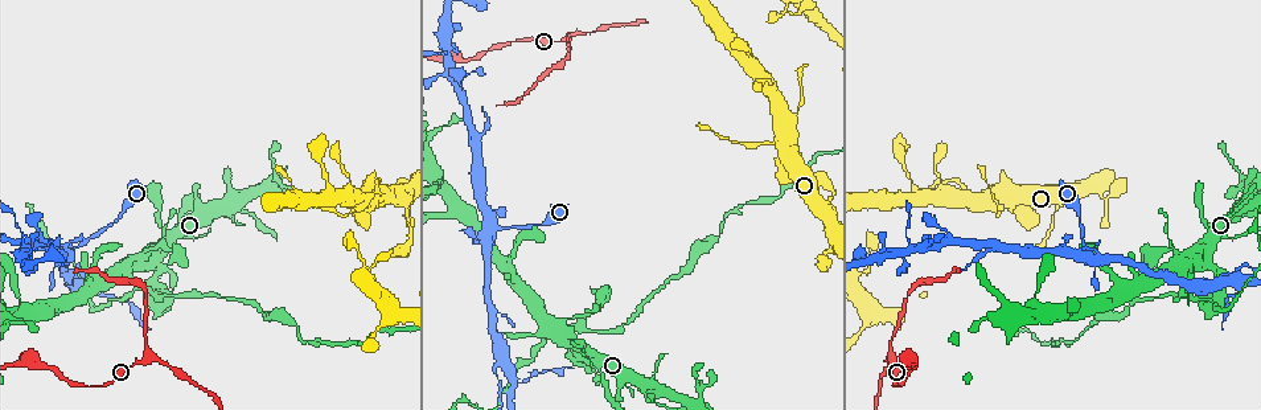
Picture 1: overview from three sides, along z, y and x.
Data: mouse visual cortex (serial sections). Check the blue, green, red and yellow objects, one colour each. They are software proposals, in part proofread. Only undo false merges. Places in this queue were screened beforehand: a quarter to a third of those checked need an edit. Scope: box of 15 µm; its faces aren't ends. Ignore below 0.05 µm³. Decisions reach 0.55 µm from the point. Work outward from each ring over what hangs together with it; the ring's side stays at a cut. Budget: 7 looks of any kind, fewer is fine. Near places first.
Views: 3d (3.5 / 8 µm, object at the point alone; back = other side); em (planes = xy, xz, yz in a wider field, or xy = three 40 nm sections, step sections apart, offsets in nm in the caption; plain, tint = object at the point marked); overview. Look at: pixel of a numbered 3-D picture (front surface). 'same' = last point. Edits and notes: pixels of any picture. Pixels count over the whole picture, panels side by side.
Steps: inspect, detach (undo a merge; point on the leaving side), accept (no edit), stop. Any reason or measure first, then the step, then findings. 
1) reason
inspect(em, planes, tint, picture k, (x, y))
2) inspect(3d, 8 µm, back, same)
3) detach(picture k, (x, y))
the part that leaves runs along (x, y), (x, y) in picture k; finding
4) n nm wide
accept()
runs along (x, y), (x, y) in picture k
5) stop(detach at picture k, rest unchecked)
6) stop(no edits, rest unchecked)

inspect(3d, 3.5 µm, picture 1, (779, 146))

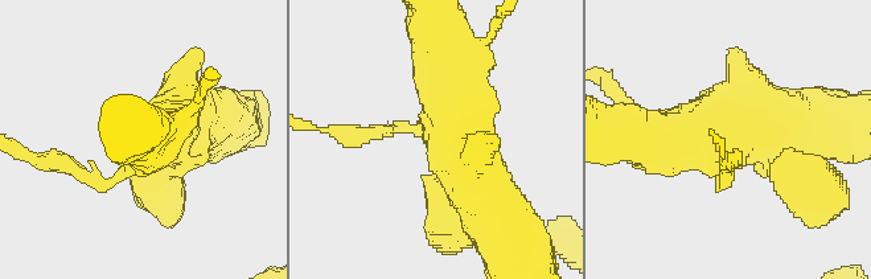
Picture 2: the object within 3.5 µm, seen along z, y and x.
inspect(em, xy, step 5, tint, same)

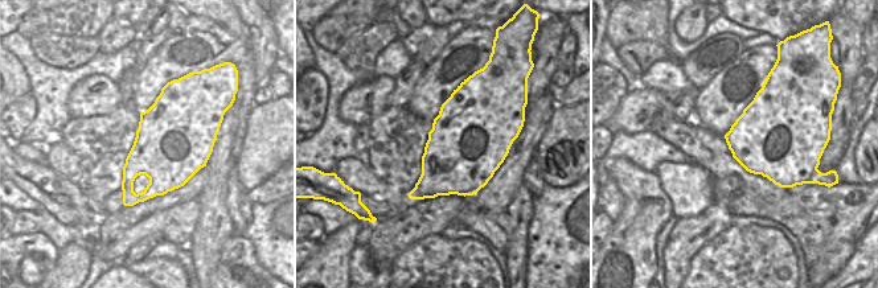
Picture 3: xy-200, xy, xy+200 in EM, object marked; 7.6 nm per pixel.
600 nm wide
accept()
runs along (494, 217), (454, 143), (442, 54) in picture 2; one cell here

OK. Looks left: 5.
three arms meet
inspect(3d, 3.5 µm, picture 1, (1181, 289))

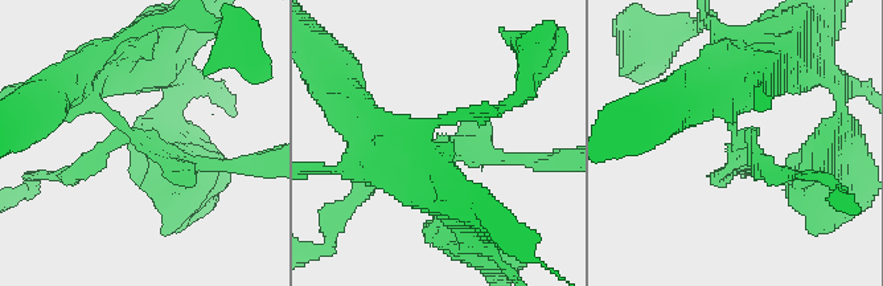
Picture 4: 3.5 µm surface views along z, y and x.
3 arms; arms of 200, 200, 350 nm; now the EM
inspect(em, xy, step 5, tint, picture 4, (133, 133))

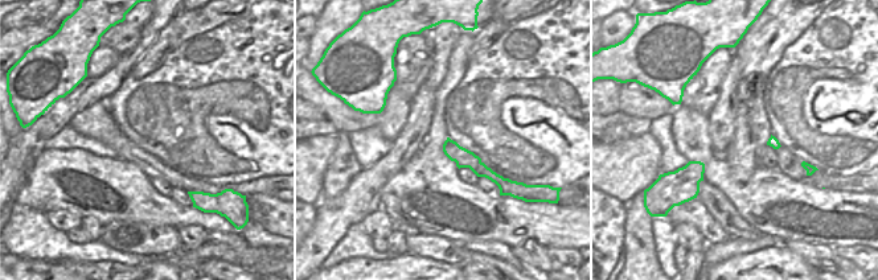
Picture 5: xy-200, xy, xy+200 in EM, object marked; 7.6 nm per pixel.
150 nm wide
detach(picture 4, (242, 170))
the part that leaves runs along (200, 164), (270, 160) in picture 4; a second cell is stuck on

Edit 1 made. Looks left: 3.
stop(detach at picture 4, rest unchecked)

